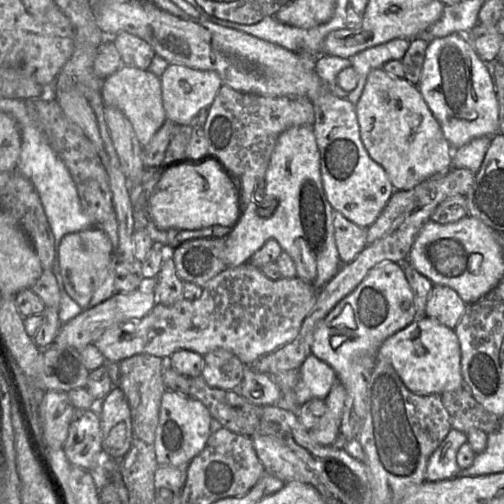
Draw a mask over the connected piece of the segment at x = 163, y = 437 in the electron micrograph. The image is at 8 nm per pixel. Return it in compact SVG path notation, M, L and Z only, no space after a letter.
M167 389L162 395L155 432L154 449L158 465L189 464L206 446L211 435L211 420L209 410L201 401Z

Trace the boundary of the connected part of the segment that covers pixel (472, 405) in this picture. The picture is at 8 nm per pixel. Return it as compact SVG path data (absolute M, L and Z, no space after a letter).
M465 384L454 391L444 392L440 397L449 413L451 428L465 434L473 428L487 434L499 429L502 419L479 404Z

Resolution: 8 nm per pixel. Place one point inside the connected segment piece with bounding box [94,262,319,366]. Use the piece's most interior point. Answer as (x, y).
(240, 310)

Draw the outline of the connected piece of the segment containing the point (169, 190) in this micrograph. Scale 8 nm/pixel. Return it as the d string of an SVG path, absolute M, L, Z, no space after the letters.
M213 161L165 169L149 200L151 222L161 230L197 230L221 225L233 227L237 216L235 190Z

